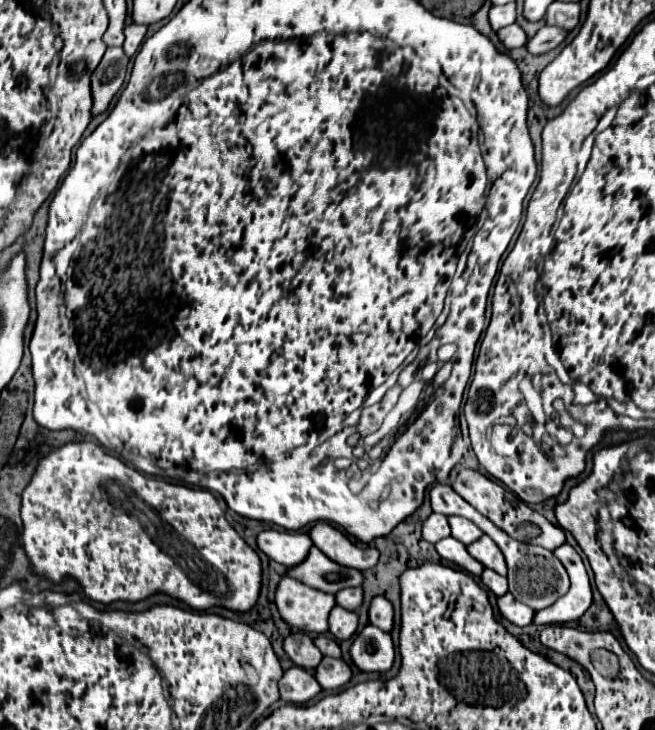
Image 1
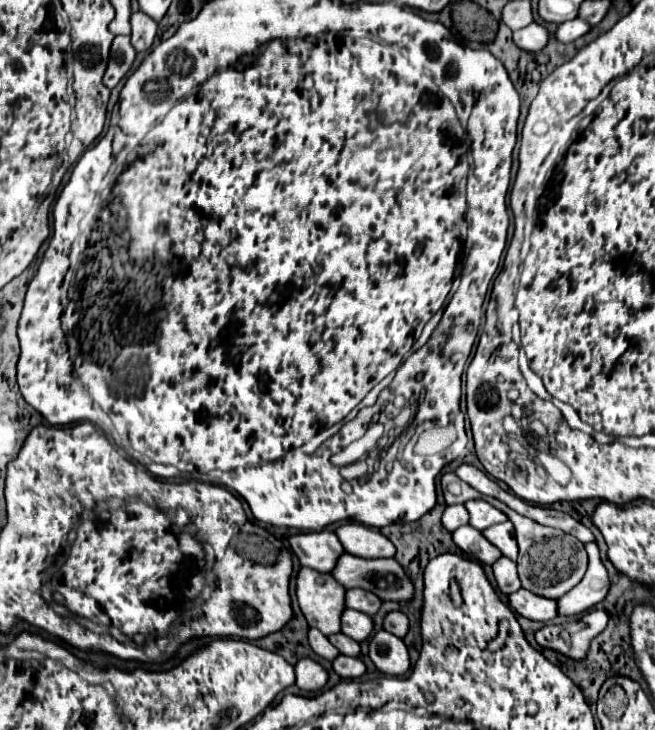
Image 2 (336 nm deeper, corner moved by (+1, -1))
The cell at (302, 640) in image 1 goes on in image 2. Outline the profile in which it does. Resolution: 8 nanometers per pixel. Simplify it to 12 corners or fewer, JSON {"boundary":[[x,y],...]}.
{"boundary":[[309,629],[309,645],[333,661],[339,651],[319,629]]}

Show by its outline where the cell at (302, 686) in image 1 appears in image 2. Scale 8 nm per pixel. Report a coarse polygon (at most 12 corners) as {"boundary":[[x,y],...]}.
{"boundary":[[311,657],[297,661],[297,687],[319,691],[329,679]]}

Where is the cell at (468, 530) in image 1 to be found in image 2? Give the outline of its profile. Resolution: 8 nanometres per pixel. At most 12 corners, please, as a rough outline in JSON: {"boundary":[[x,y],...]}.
{"boundary":[[485,499],[465,503],[471,525],[479,531],[507,521]]}

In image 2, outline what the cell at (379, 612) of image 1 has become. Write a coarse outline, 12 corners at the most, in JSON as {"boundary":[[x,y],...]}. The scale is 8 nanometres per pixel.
{"boundary":[[391,611],[383,629],[405,637],[409,619],[401,611]]}

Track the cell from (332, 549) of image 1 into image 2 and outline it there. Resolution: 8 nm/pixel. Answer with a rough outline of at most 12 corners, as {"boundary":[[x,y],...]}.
{"boundary":[[361,523],[335,533],[345,551],[365,559],[395,557],[383,533]]}

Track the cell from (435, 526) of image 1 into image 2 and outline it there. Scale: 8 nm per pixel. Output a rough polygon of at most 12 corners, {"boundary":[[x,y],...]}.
{"boundary":[[449,505],[443,527],[453,533],[469,523],[465,505]]}

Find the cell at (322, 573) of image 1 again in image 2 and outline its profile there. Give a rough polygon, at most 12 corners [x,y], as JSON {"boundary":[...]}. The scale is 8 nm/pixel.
{"boundary":[[343,553],[333,575],[383,601],[415,597],[397,559]]}

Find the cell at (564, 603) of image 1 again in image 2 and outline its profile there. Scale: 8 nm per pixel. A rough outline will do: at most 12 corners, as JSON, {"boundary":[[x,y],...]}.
{"boundary":[[597,543],[585,577],[559,599],[559,615],[581,615],[609,591]]}

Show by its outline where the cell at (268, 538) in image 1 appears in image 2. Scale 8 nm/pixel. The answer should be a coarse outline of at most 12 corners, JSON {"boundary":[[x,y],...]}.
{"boundary":[[333,531],[293,535],[303,567],[331,573],[343,555]]}

